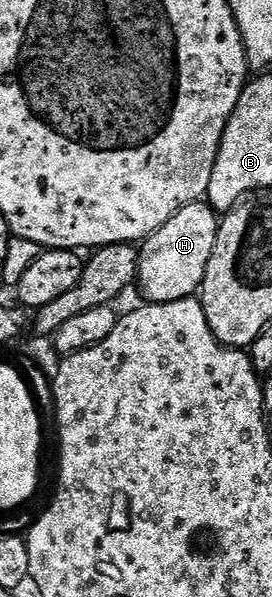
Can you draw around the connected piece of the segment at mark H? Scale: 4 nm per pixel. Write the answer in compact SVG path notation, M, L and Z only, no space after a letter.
M201 200L183 206L162 228L144 239L139 247L138 290L140 286L148 302L173 302L193 297L199 291L204 285L206 264L210 264L219 227L217 211Z

